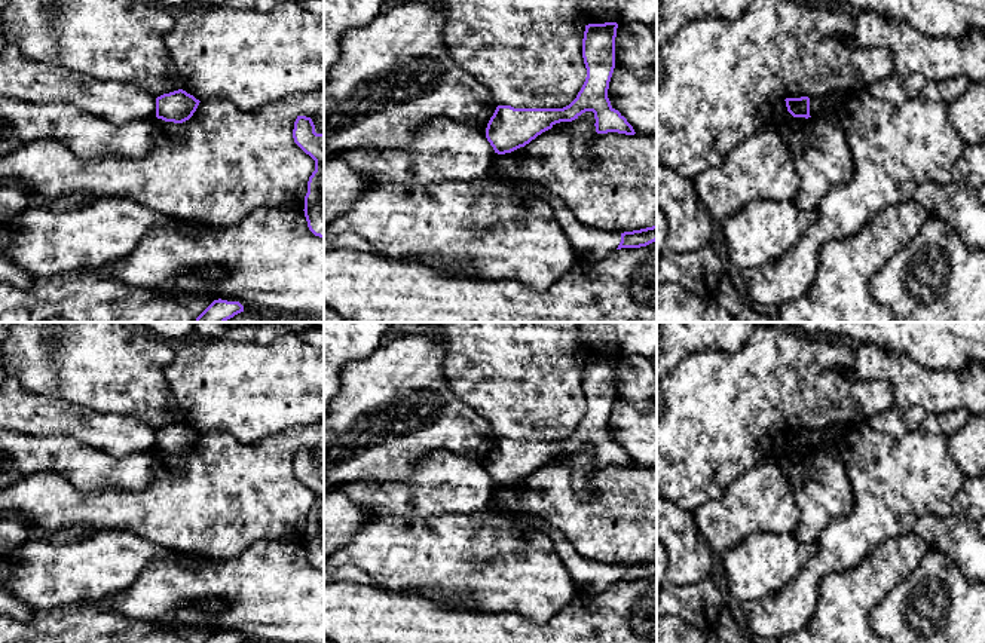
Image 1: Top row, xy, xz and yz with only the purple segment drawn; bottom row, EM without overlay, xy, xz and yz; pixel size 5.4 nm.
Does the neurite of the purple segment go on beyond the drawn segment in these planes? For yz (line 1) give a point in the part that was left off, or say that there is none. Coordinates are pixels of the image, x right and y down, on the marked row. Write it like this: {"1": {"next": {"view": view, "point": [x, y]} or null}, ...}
{"1": {"next": null}}

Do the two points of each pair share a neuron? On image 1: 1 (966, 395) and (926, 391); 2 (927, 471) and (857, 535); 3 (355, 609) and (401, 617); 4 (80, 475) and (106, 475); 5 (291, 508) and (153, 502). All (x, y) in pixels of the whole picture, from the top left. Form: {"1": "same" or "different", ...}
{"1": "same", "2": "same", "3": "same", "4": "same", "5": "same"}

